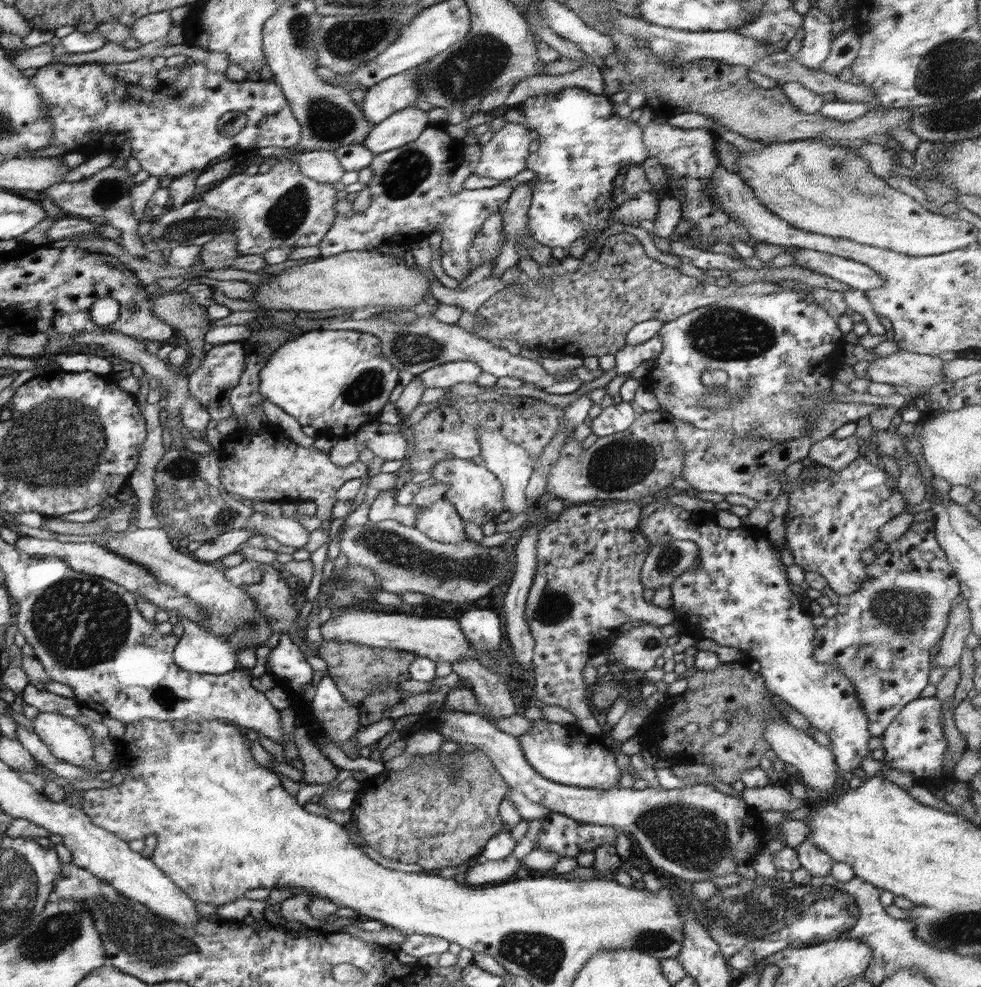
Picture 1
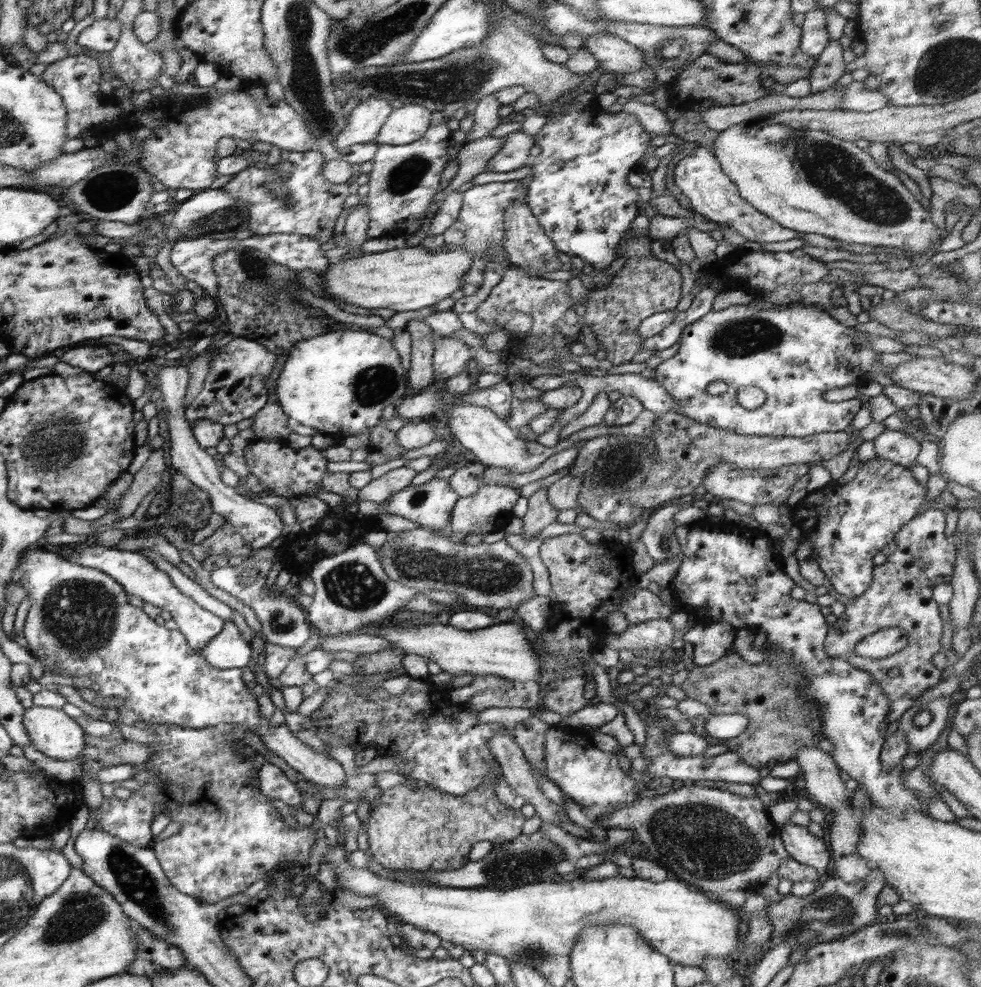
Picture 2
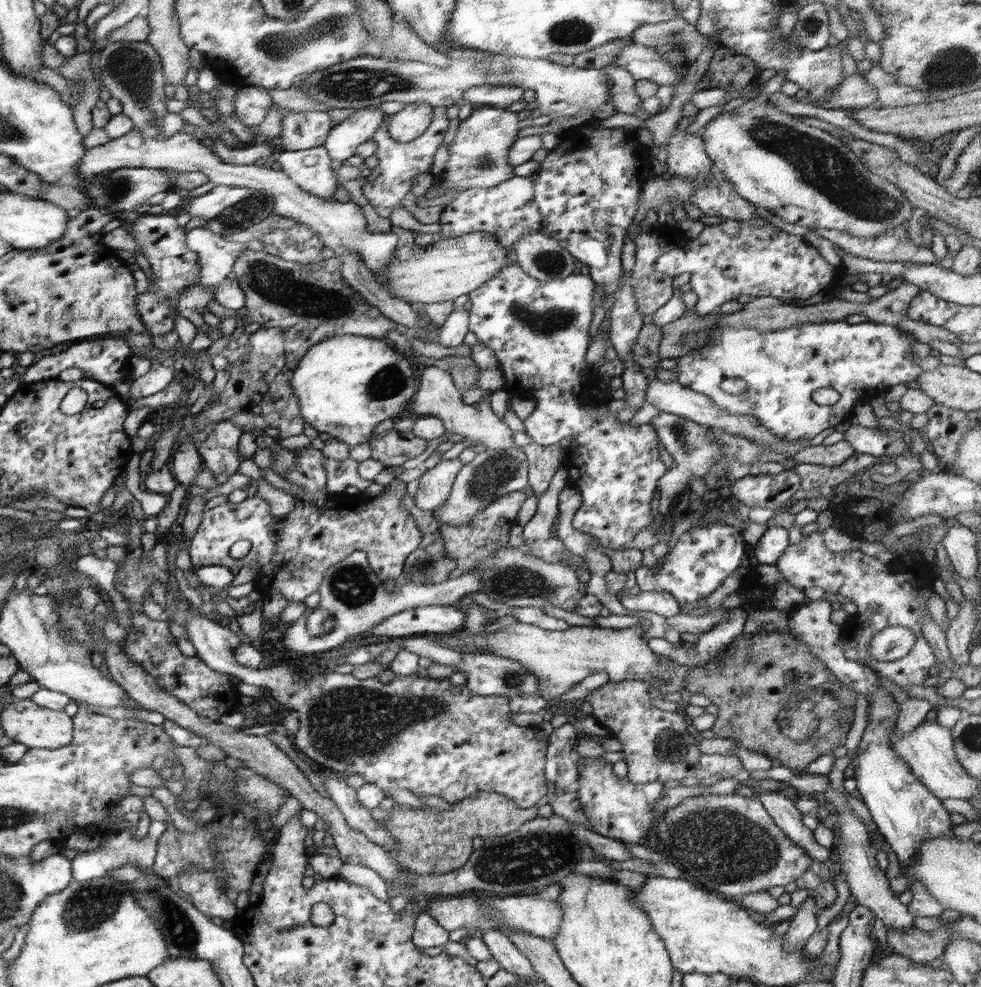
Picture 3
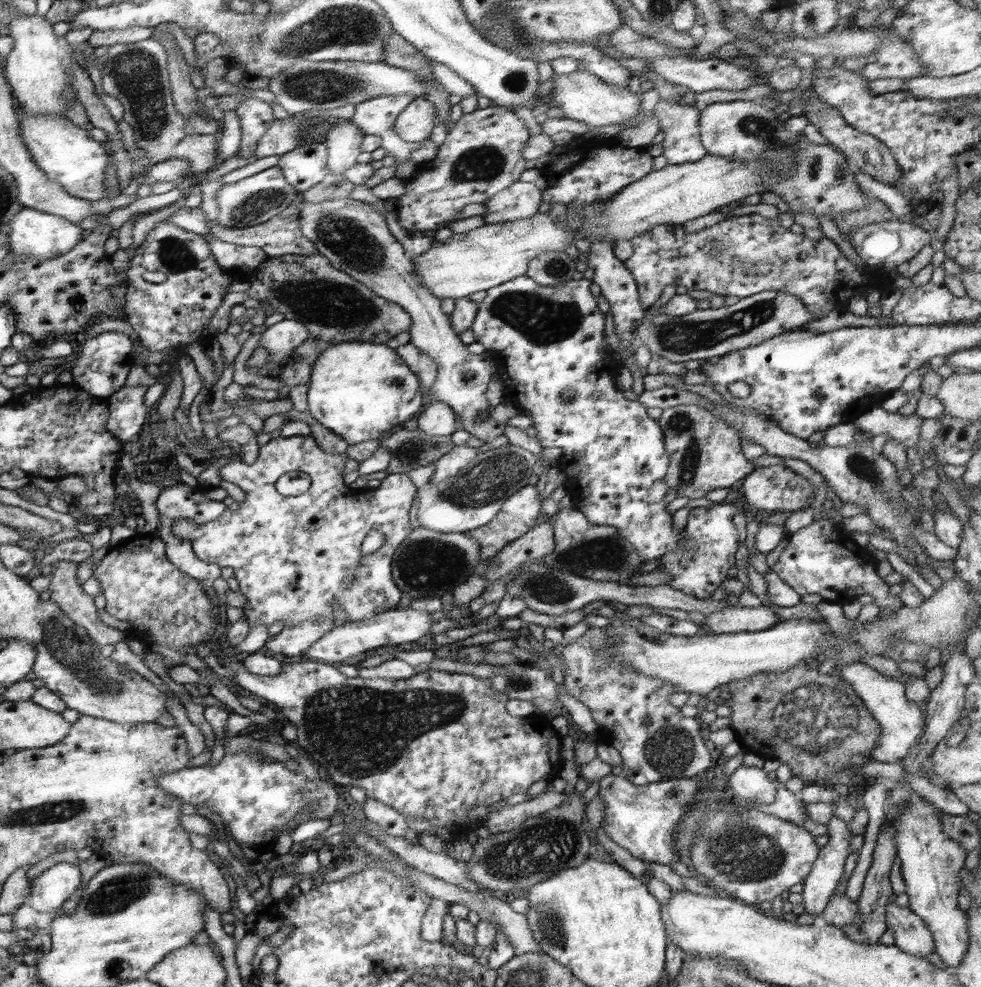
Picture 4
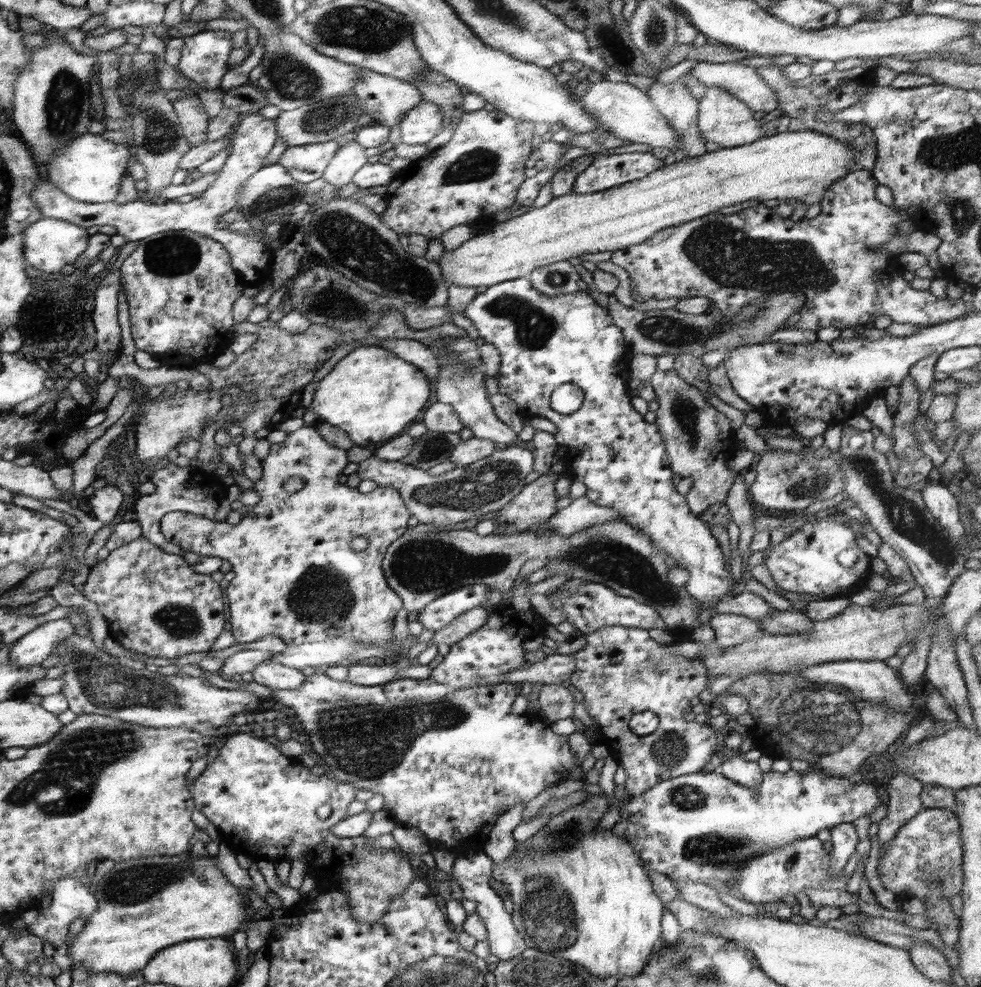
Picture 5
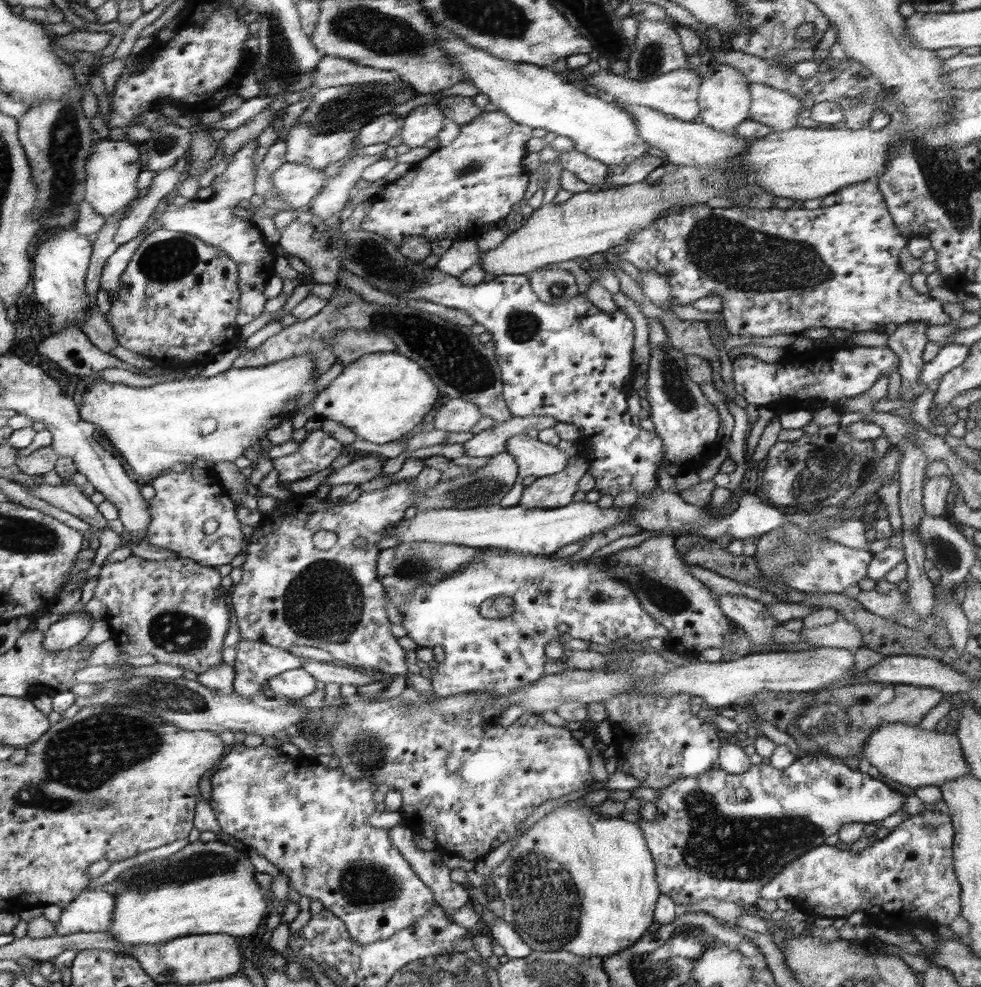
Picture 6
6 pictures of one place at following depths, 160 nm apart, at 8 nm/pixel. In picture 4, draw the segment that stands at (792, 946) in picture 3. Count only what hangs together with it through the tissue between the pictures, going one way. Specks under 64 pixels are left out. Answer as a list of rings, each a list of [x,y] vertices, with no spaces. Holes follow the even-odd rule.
[[[832,815],[827,827],[829,841],[821,848],[818,859],[813,863],[812,870],[803,880],[802,904],[805,906],[805,913],[808,912],[812,916],[819,916],[827,907],[831,896],[834,895],[840,878],[842,878],[842,874],[844,874],[844,863],[851,854],[850,840],[852,840],[853,834],[850,828],[848,828],[848,823]]]

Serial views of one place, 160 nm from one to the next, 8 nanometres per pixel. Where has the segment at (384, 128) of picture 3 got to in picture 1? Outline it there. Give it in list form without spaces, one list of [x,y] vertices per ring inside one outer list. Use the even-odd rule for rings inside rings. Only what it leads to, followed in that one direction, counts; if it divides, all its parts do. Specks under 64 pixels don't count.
[[[431,125],[422,135],[413,142],[394,148],[390,152],[376,155],[370,164],[373,178],[368,184],[371,190],[371,205],[364,212],[337,213],[332,227],[322,239],[320,256],[326,258],[336,256],[344,251],[374,251],[382,244],[409,244],[413,241],[427,239],[434,232],[440,232],[441,236],[441,265],[445,273],[458,282],[462,282],[471,272],[469,250],[480,233],[484,222],[493,214],[500,211],[515,189],[511,183],[502,182],[496,186],[481,189],[464,189],[460,192],[451,193],[449,189],[450,176],[462,162],[464,155],[464,143],[461,140],[450,138],[444,126]]]

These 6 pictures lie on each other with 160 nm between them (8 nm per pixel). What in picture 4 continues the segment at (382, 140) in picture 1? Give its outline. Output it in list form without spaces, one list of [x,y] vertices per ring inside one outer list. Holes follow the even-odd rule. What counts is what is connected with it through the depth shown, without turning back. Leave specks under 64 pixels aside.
[[[425,98],[414,99],[394,122],[396,133],[410,144],[422,144],[430,138],[438,123],[436,108]]]

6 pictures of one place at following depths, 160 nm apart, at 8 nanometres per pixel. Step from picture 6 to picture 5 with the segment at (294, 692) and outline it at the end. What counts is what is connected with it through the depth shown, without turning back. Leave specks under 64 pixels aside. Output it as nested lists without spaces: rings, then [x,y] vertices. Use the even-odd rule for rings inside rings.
[[[270,660],[255,667],[249,676],[254,682],[268,686],[272,690],[296,690],[307,681],[307,676],[301,670],[288,668],[283,664],[276,664]]]

